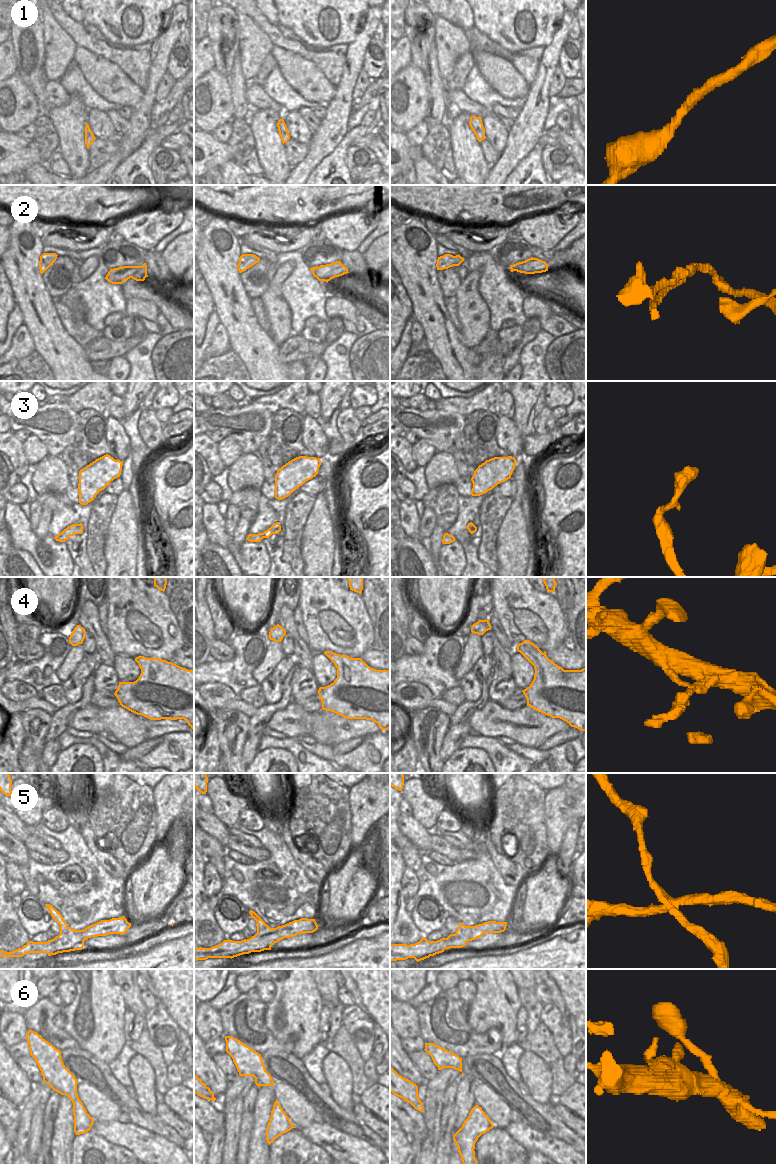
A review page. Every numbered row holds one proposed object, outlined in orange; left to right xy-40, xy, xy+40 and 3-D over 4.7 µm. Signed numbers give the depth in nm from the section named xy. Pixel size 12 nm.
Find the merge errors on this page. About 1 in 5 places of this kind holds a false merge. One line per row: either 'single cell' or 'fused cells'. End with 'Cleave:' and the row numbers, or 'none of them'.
1: single cell
2: fused cells
3: single cell
4: fused cells
5: fused cells
6: fused cells
Cleave: 2, 4, 5, 6

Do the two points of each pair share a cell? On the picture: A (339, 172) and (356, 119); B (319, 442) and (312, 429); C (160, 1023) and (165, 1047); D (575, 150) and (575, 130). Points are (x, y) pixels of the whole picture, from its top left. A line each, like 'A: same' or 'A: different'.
A: different
B: same
C: same
D: different

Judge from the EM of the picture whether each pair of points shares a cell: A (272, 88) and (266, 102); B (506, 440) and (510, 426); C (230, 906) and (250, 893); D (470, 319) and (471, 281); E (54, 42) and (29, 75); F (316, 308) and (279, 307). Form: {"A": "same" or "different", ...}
{"A": "different", "B": "same", "C": "different", "D": "same", "E": "different", "F": "different"}

